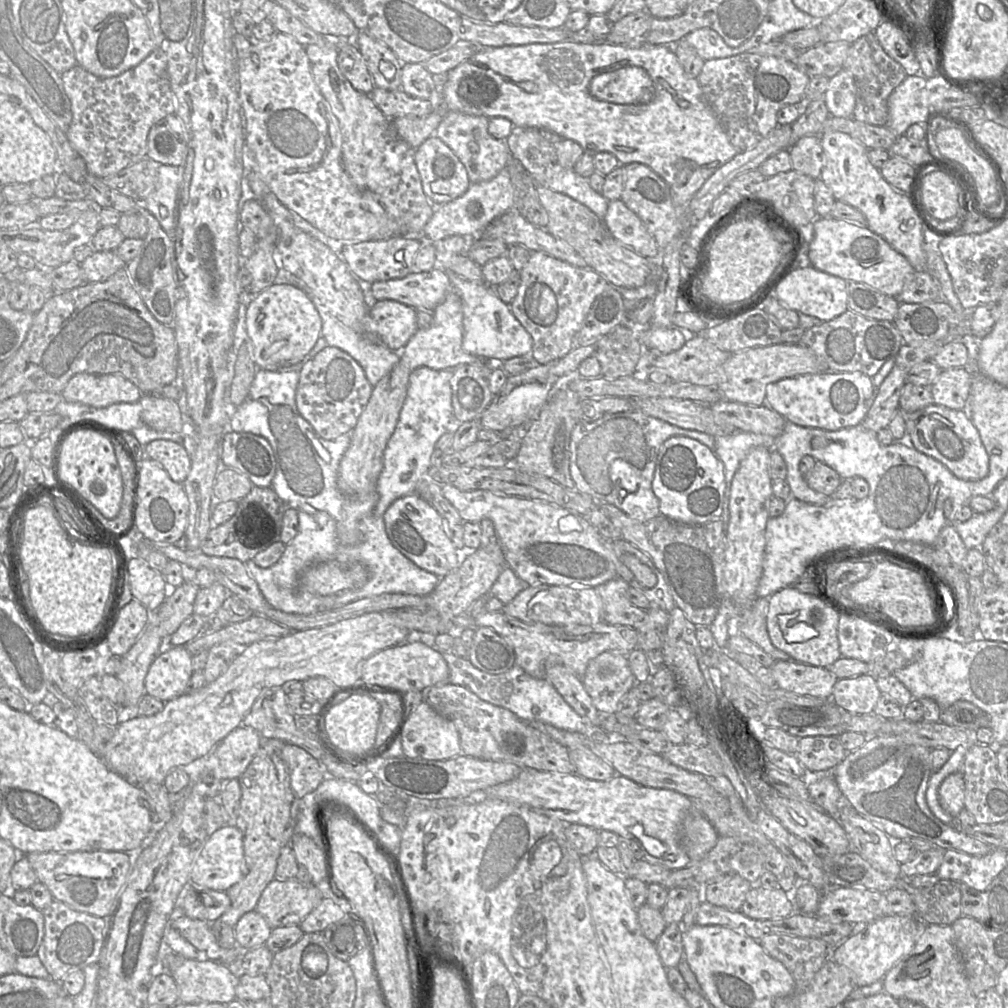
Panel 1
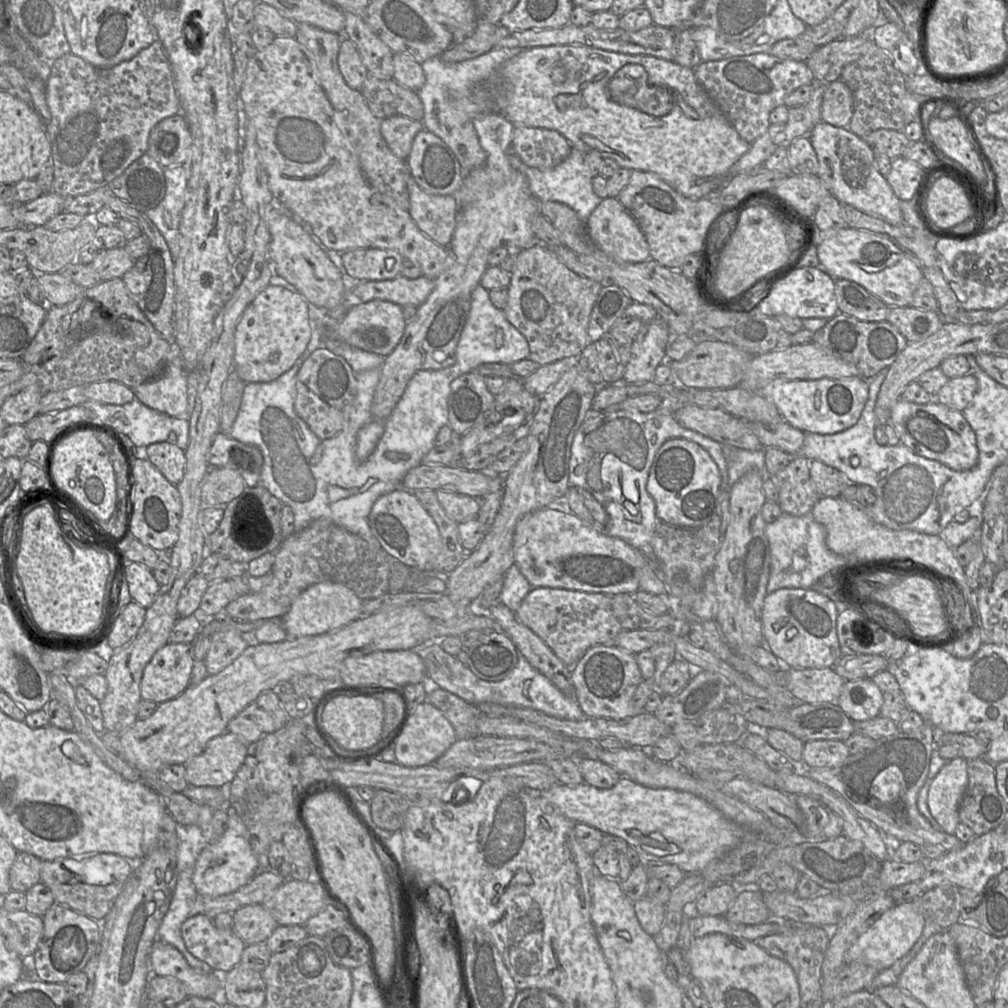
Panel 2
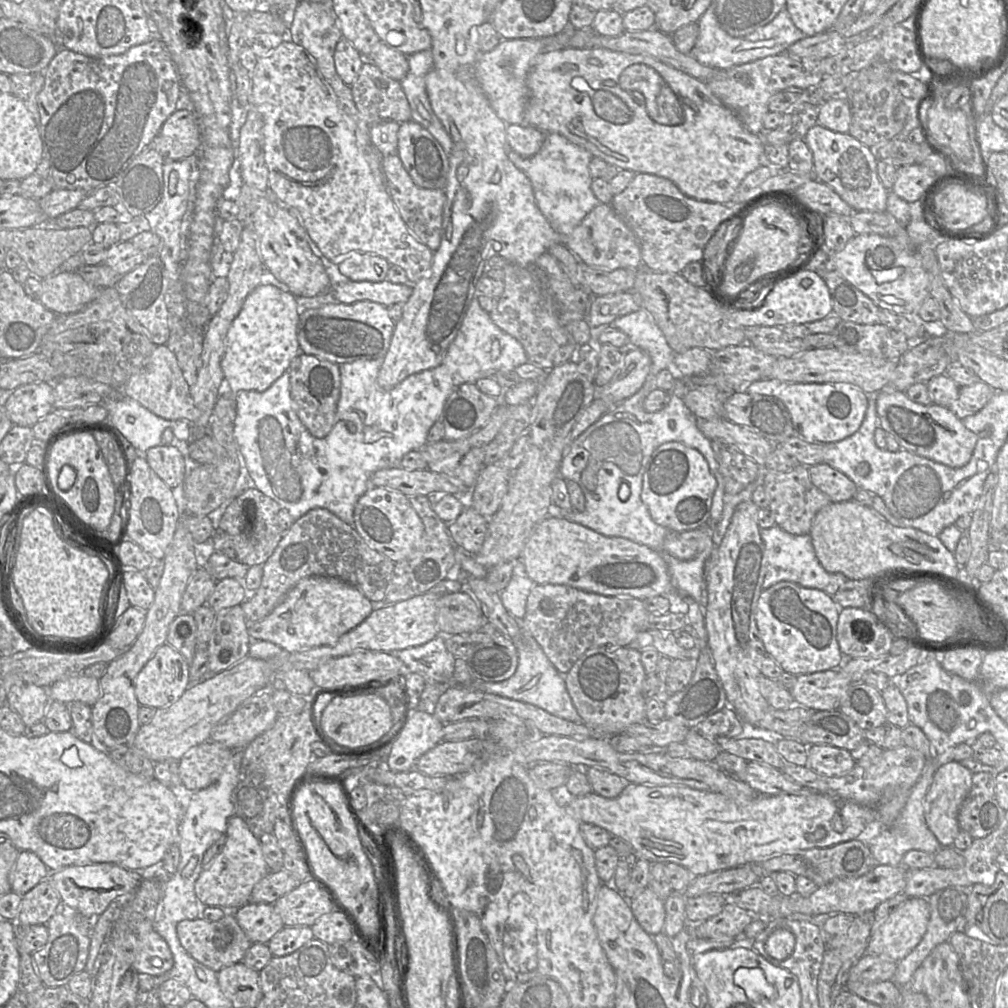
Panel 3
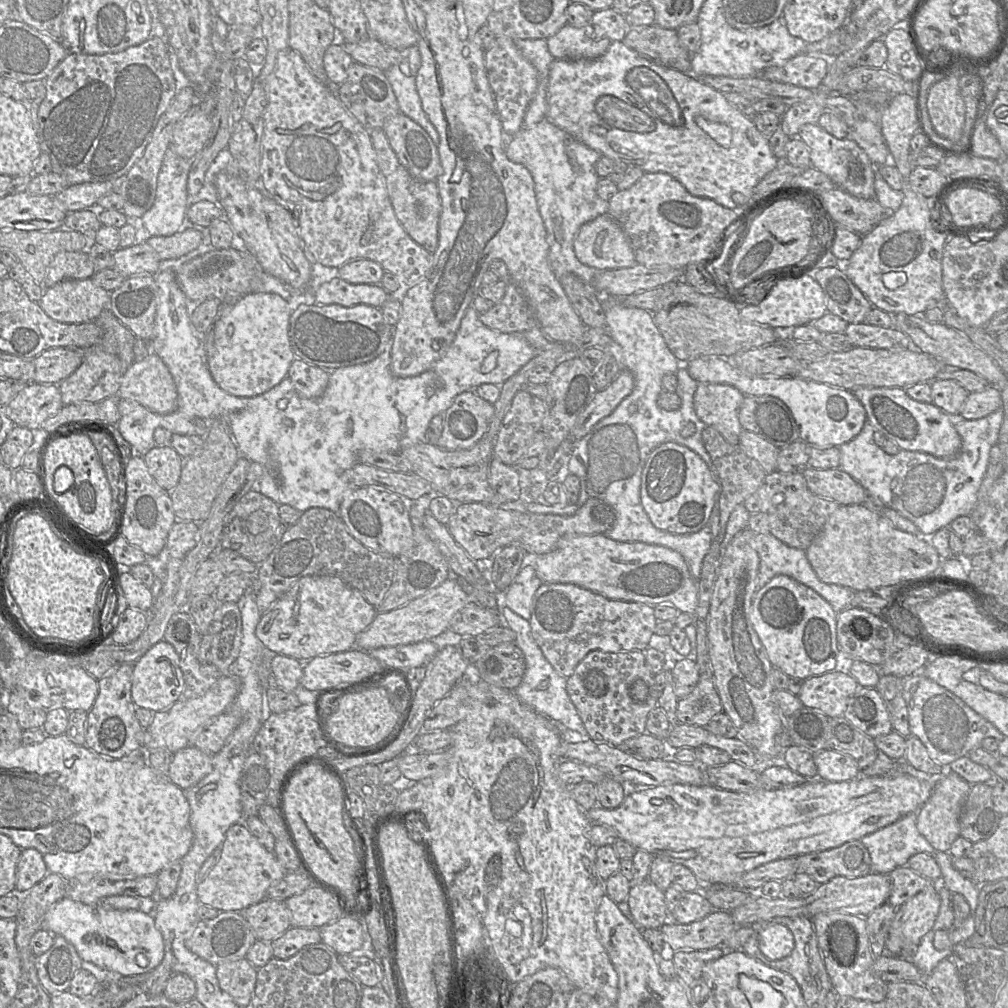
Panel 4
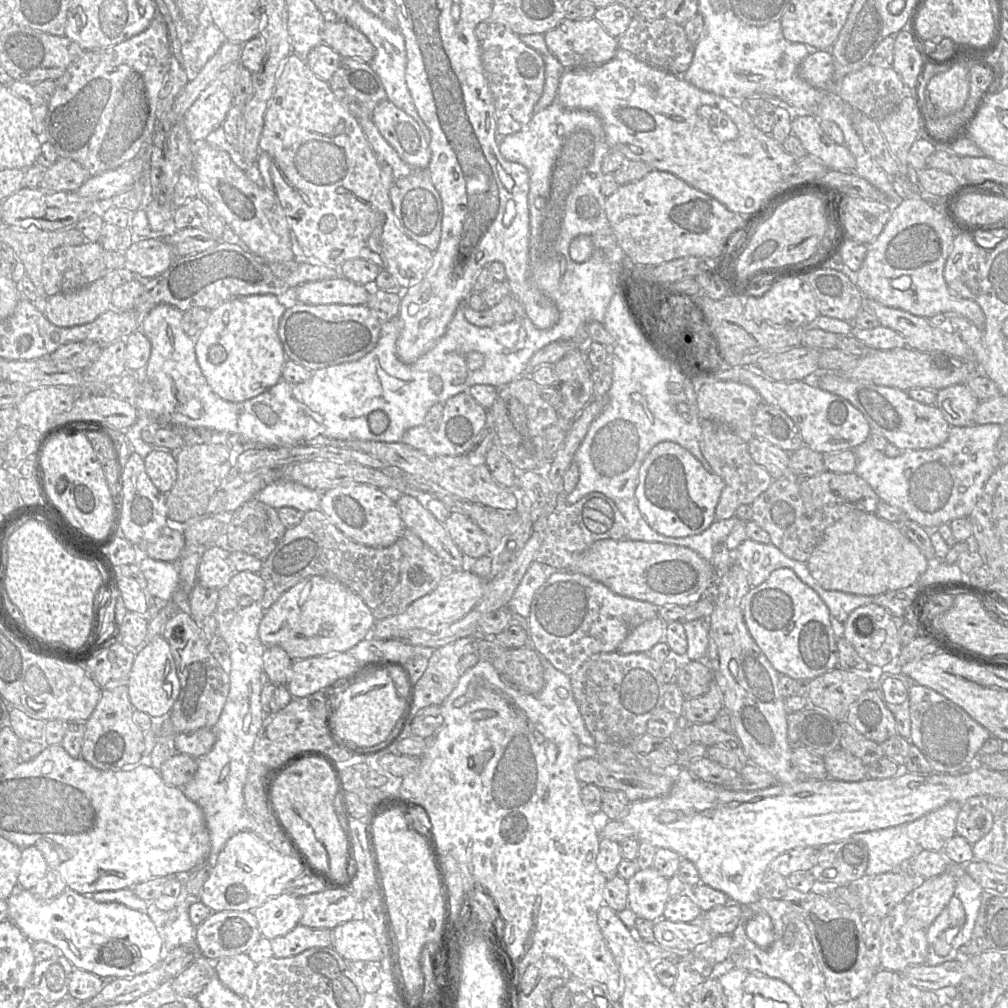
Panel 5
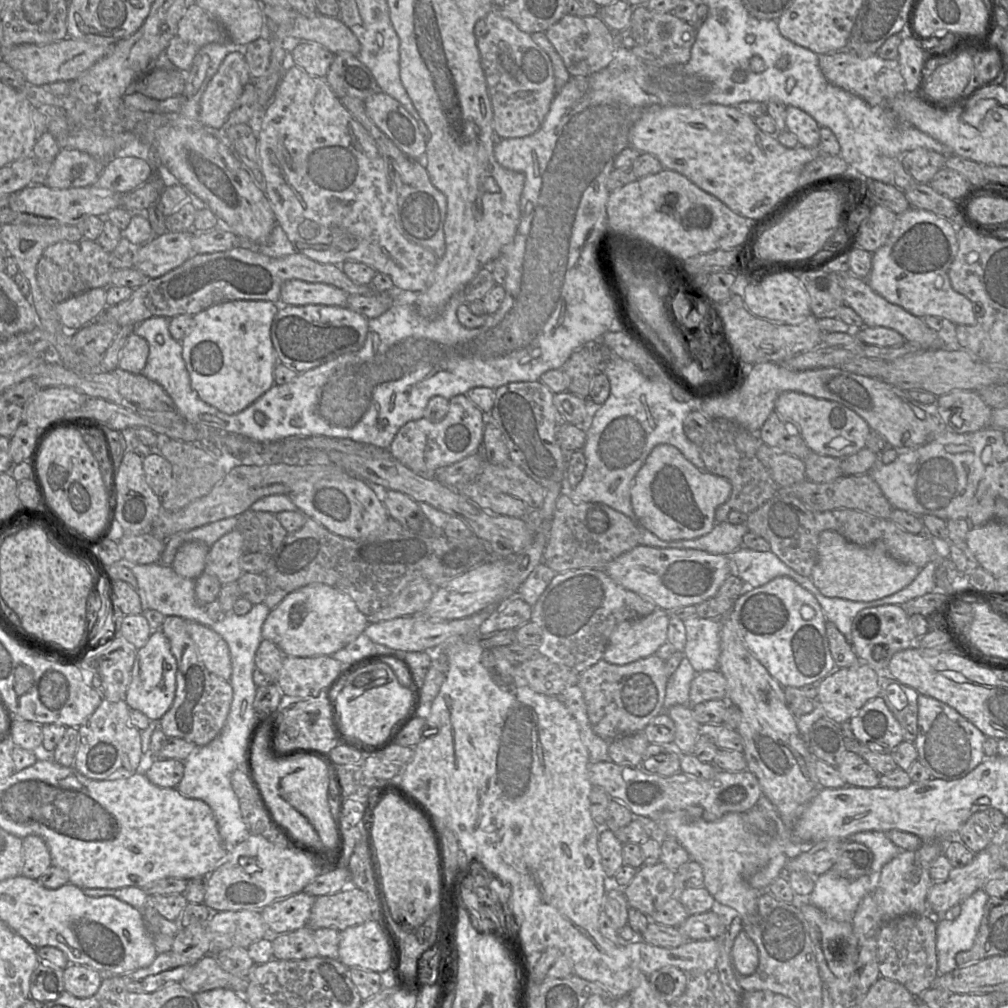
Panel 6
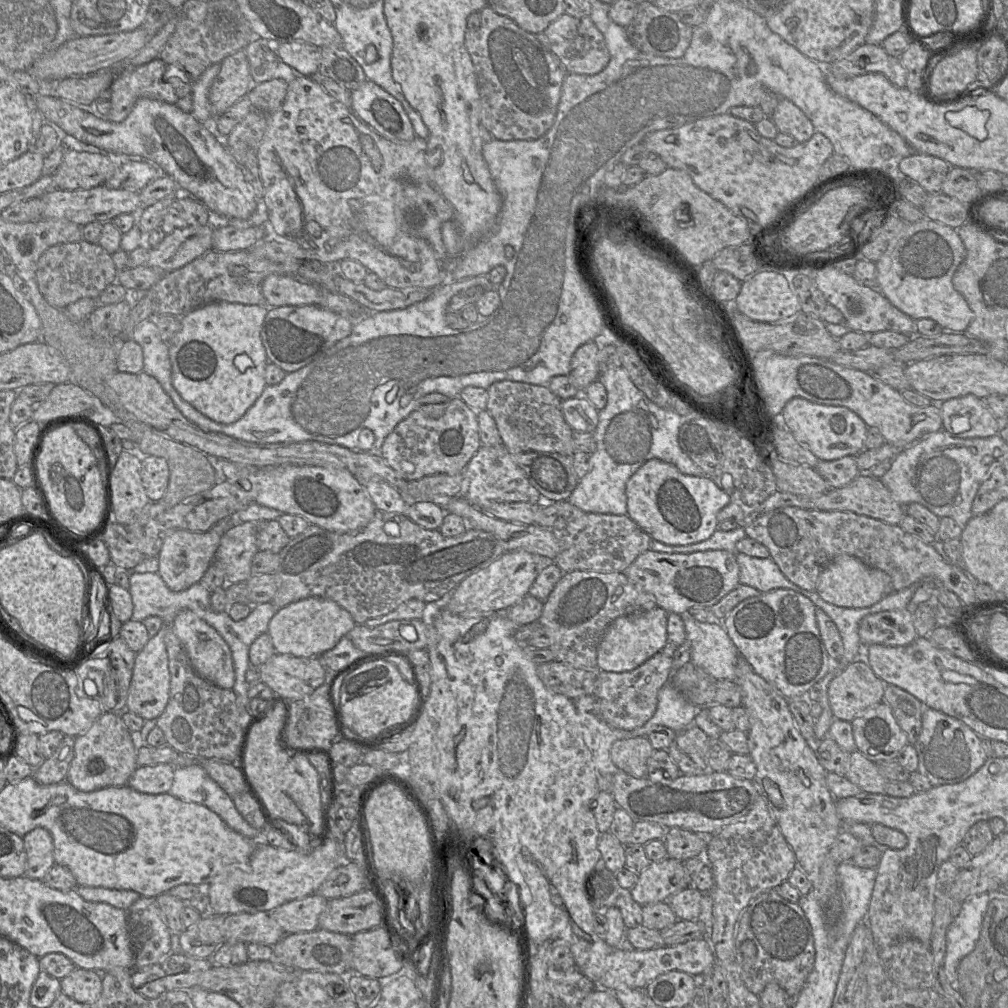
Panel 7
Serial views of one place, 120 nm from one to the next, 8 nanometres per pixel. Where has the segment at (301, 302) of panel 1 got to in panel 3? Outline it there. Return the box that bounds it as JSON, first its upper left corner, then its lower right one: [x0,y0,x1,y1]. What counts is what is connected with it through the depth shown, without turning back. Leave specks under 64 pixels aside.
[221,285,301,394]

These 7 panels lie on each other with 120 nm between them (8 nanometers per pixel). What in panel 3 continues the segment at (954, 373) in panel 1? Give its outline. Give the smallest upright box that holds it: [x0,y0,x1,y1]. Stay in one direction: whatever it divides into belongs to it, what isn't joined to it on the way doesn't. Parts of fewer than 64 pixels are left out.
[948,381,995,419]

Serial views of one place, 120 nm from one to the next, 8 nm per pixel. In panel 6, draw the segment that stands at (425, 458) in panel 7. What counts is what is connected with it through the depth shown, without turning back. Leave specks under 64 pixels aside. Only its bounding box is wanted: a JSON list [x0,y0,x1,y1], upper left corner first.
[389,394,487,477]

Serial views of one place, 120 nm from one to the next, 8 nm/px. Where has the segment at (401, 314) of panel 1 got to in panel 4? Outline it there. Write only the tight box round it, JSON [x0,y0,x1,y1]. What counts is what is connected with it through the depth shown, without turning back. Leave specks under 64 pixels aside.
[288,304,393,372]

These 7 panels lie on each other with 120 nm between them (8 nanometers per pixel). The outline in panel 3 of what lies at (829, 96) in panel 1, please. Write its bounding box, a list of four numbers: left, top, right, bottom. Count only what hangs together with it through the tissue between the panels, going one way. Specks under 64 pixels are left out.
[817,96,851,133]

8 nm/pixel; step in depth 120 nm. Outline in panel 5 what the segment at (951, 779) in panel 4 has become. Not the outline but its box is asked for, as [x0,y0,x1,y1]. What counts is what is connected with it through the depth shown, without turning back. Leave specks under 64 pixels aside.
[905,801,962,852]

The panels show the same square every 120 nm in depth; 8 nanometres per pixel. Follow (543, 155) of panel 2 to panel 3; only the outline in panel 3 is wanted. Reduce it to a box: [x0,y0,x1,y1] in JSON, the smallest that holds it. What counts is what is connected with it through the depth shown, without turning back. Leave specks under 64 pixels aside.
[506,124,546,157]

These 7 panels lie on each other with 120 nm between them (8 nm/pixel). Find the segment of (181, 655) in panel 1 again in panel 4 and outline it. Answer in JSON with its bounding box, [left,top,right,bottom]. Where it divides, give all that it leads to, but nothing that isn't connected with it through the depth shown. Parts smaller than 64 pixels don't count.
[131,639,184,712]

